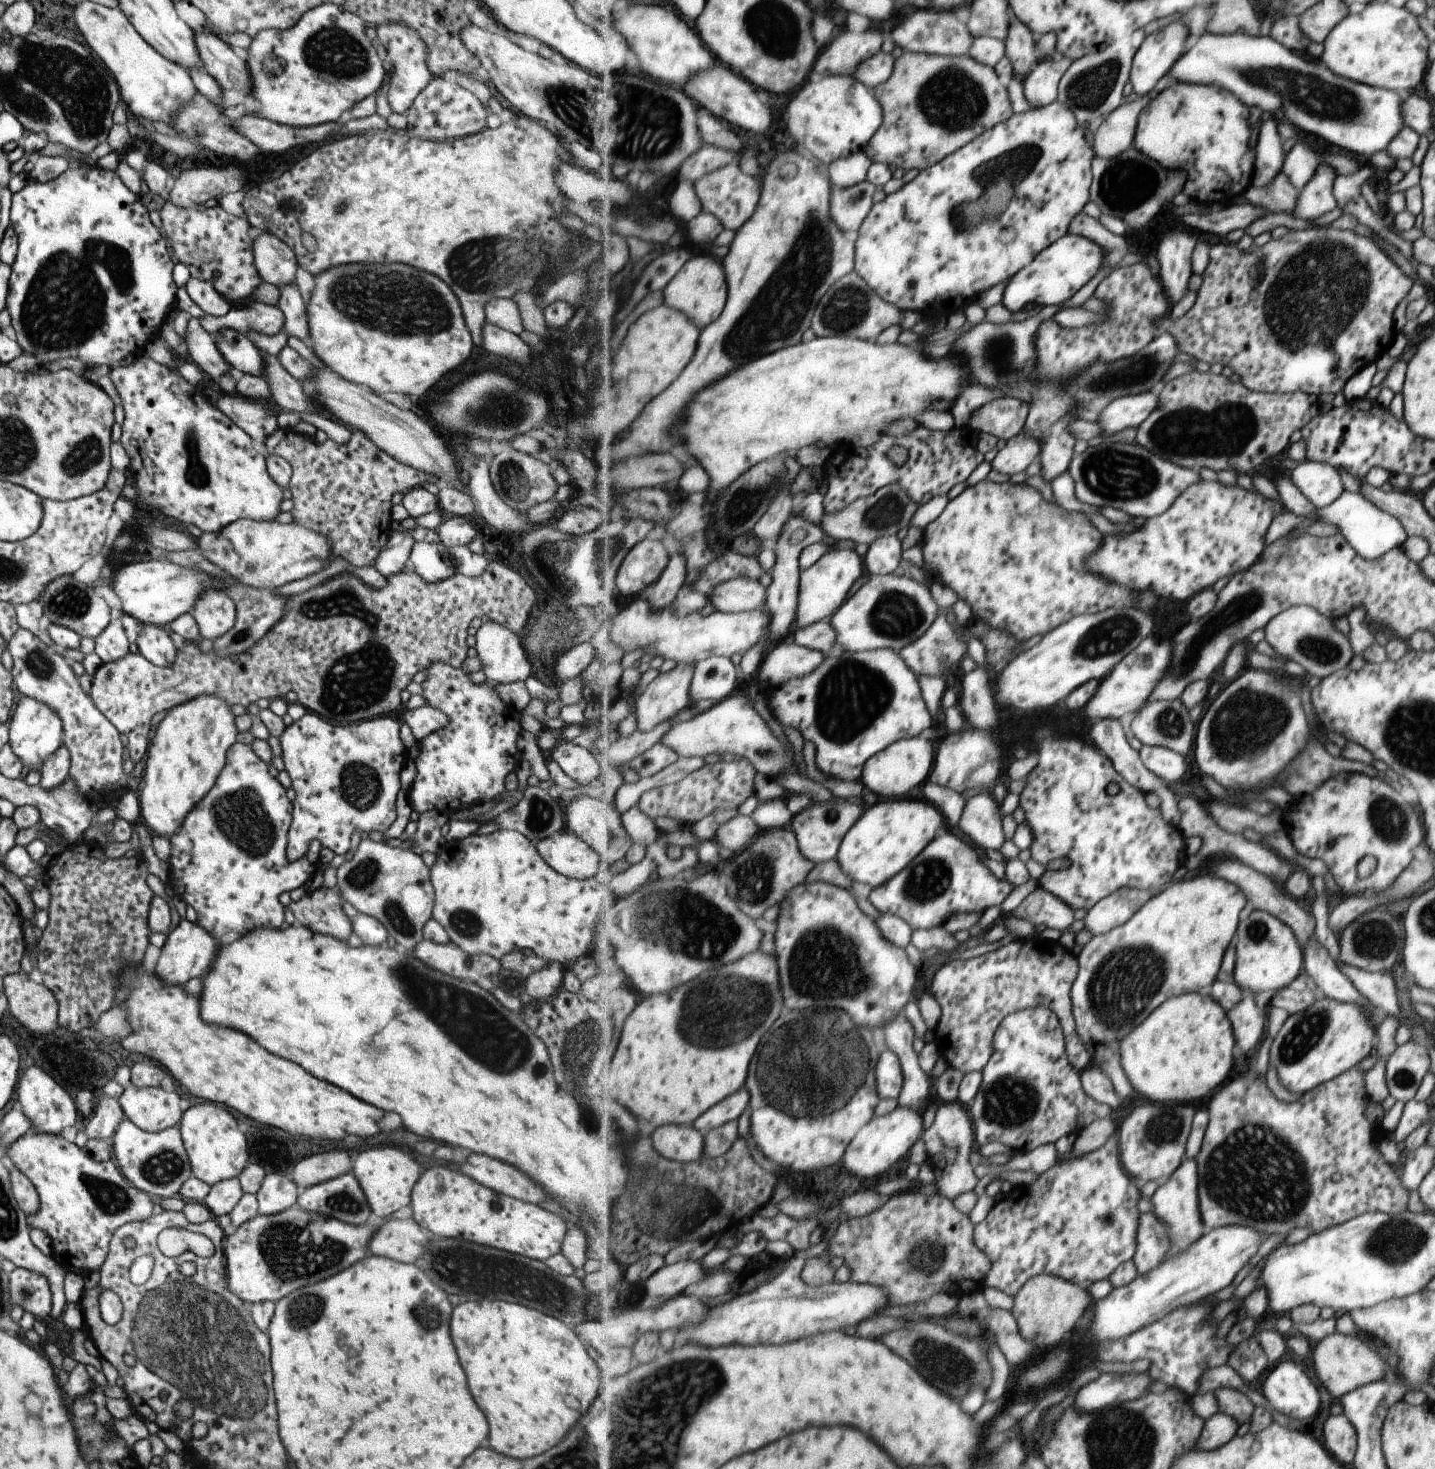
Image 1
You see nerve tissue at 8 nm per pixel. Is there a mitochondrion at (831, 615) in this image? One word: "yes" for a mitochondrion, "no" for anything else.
no

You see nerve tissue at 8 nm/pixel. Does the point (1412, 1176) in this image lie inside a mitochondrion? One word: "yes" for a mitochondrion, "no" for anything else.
no

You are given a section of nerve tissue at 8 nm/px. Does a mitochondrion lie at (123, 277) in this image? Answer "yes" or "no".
no

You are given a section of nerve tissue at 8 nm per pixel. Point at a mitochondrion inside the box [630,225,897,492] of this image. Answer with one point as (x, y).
(845, 311)

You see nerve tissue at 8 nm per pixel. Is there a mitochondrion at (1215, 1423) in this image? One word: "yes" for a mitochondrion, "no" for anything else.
no

